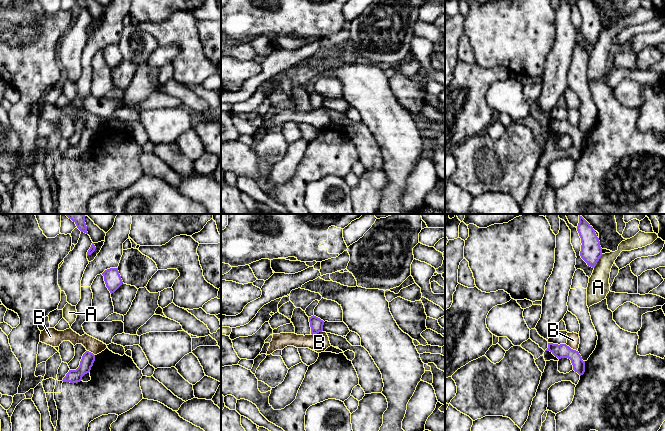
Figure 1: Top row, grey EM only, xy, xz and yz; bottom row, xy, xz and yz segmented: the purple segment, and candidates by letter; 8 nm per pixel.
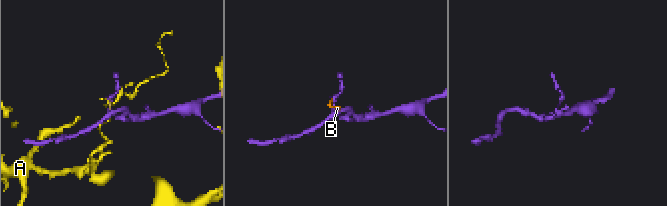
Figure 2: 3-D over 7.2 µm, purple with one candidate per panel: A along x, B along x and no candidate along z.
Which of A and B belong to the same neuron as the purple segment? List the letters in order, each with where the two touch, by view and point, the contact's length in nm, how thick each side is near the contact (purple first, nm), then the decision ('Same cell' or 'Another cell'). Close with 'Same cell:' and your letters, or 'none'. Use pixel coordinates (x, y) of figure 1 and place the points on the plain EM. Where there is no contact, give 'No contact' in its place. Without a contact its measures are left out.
A: Touches purple at yz (598, 36). Shared border 130 nm. Thickness 170 nm (purple) against 180 nm. Another cell
B: Touches purple at yz (570, 124). Shared border 120 nm. Thickness 110 nm (purple) against 110 nm. Another cell
Same cell: none

